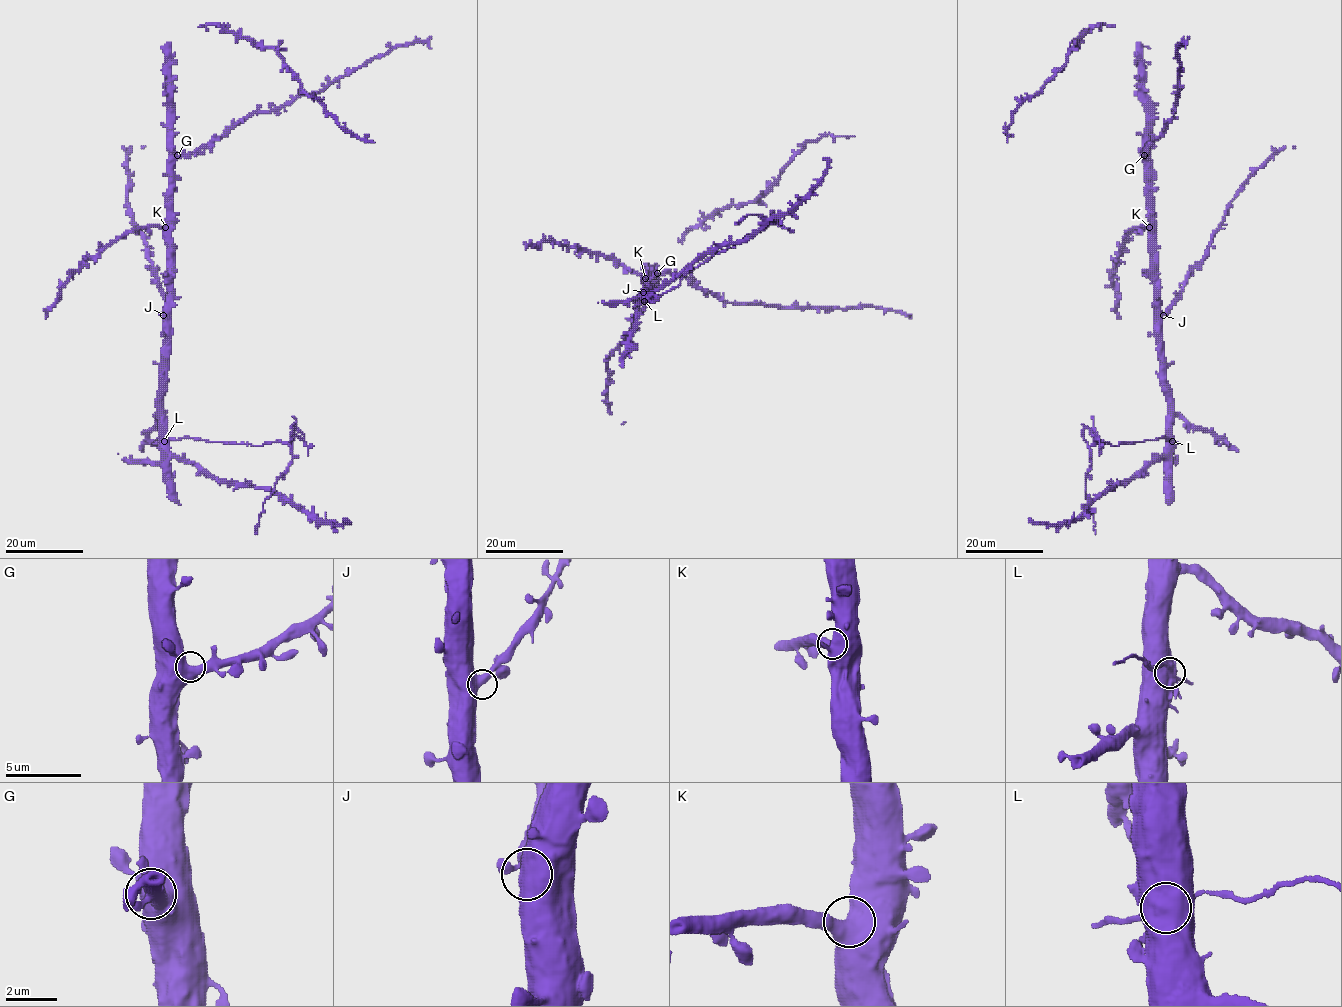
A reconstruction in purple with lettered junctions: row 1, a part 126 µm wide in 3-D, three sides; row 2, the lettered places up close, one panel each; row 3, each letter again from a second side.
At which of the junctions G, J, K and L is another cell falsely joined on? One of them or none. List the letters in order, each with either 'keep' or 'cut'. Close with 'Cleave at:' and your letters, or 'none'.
G: keep
J: keep
K: keep
L: cut
Cleave at: L

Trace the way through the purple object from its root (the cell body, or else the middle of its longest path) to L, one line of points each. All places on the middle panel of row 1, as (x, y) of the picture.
L: (647, 284), (648, 291), (641, 298), (643, 301)

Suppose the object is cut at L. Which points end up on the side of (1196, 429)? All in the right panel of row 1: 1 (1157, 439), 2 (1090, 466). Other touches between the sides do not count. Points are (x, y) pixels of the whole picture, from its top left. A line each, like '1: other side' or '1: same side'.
1: other side
2: other side

